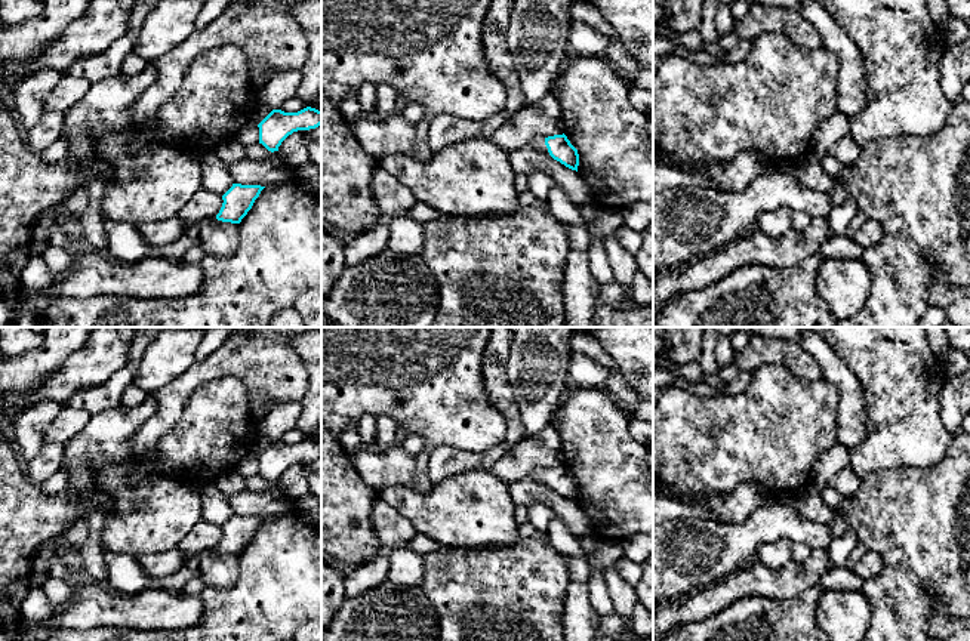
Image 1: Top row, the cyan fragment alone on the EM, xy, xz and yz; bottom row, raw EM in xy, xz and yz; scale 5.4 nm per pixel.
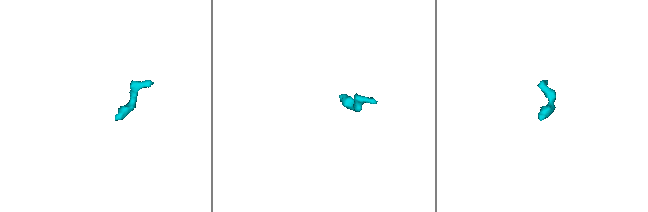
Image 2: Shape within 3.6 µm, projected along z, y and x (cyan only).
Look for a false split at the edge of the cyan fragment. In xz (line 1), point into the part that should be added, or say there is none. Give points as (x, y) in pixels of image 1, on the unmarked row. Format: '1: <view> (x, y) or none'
1: xz (539, 475)

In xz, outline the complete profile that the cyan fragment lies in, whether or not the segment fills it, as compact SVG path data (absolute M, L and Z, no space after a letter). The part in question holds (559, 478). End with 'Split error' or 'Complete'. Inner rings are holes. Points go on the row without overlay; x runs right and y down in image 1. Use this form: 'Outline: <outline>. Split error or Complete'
Outline: M564 465L548 469L538 469L527 477L548 484L554 491L578 503L579 497L578 481L570 475Z. Split error

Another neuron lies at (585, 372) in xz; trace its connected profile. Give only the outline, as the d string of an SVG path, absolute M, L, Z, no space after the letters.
M572 352L569 363L570 380L578 388L606 389L610 372L606 366L582 352Z

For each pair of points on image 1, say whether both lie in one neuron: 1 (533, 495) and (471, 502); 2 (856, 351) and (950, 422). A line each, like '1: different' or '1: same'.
1: different
2: different

